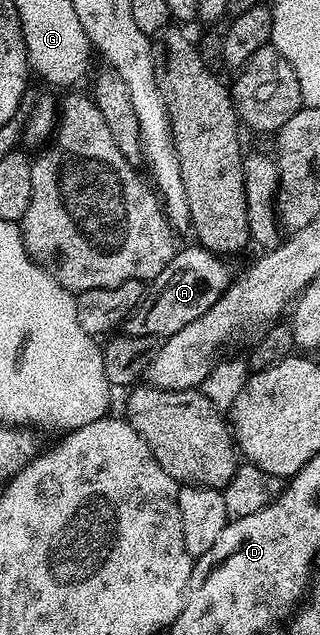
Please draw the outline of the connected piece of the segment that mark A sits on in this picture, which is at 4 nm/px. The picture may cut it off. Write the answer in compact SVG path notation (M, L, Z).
M181 247L171 262L147 285L142 301L132 315L124 321L122 328L129 336L159 336L167 338L178 334L182 326L190 326L194 318L202 318L225 290L232 285L234 271L223 256L217 256L209 248Z

